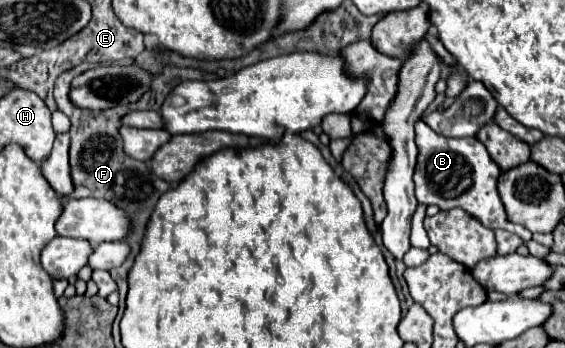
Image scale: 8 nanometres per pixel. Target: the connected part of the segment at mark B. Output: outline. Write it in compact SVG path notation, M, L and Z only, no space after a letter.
M422 119L416 123L416 145L418 145L418 163L414 173L416 183L416 199L418 203L438 205L440 209L462 207L470 215L478 217L488 229L506 229L516 233L524 243L532 239L532 233L520 225L508 221L504 213L504 205L496 191L496 181L500 175L500 167L492 161L486 147L476 137L444 137L430 129Z

